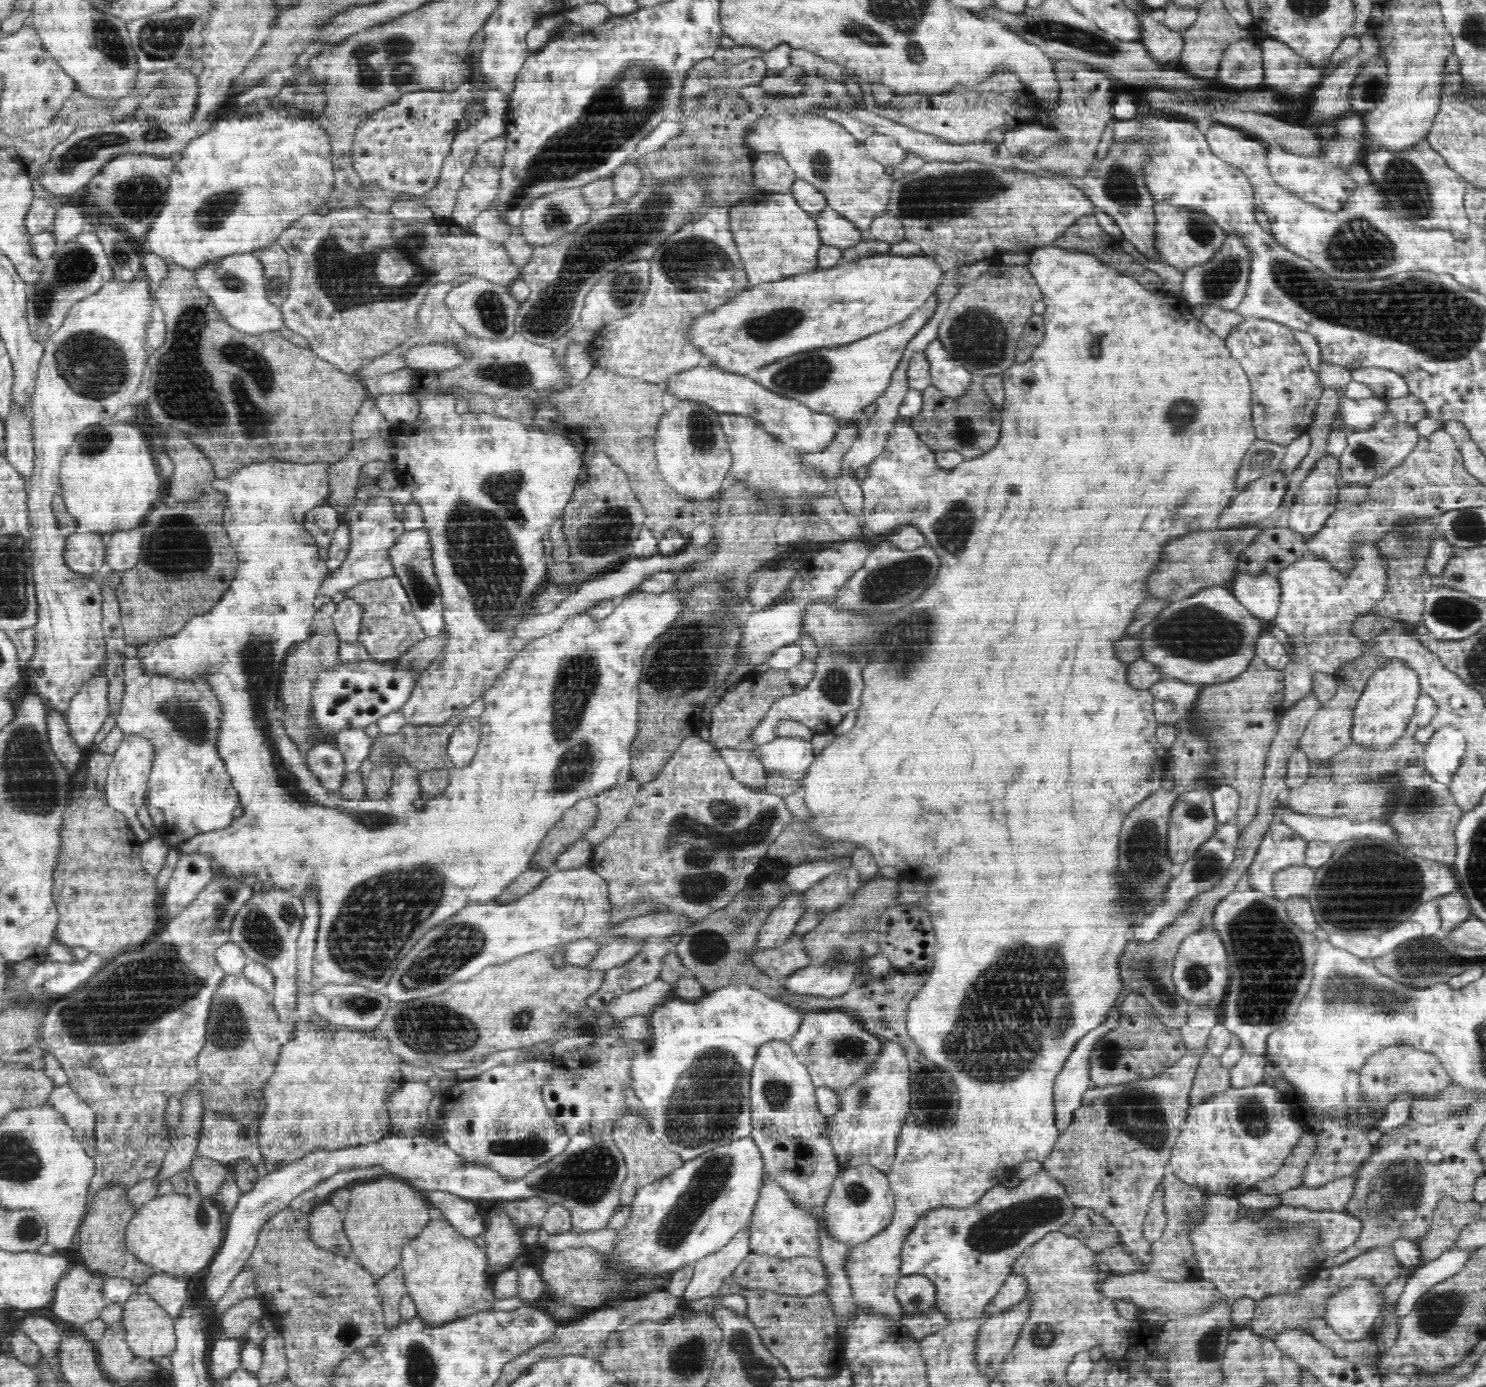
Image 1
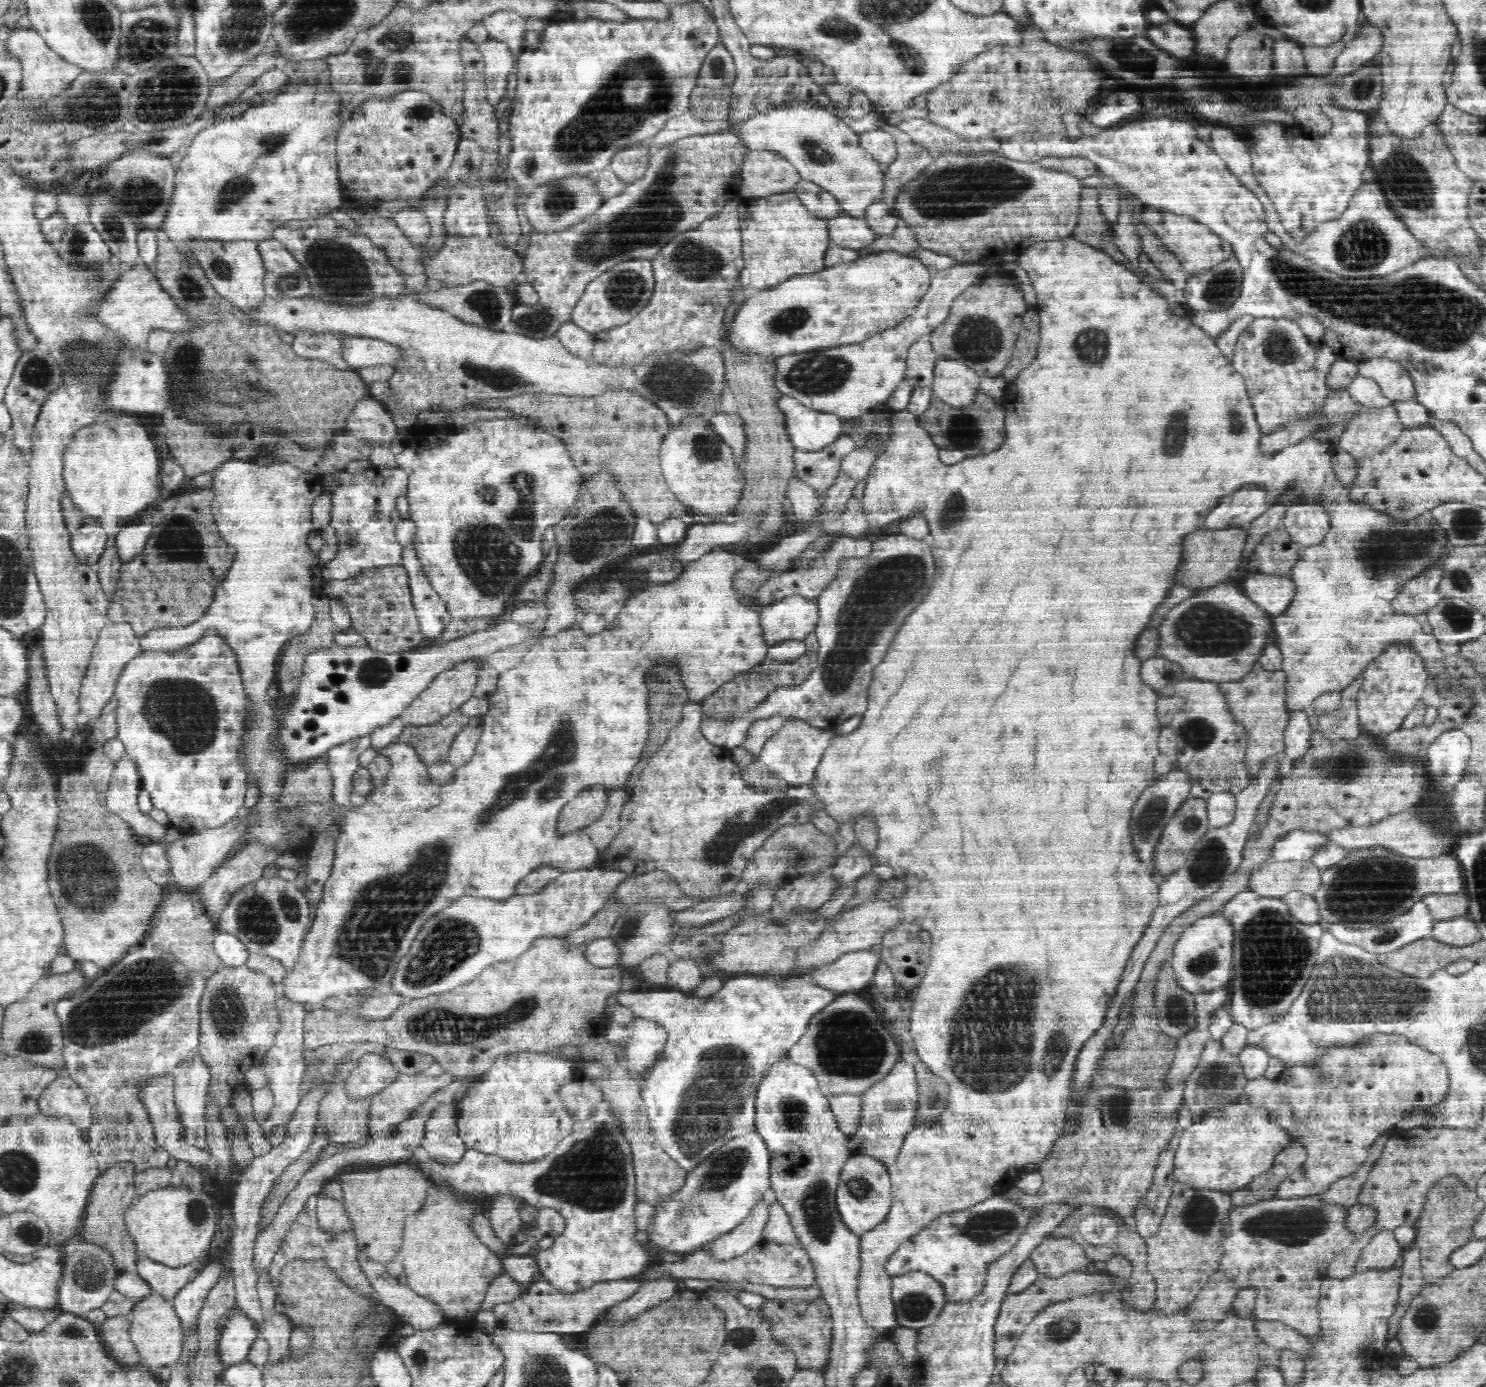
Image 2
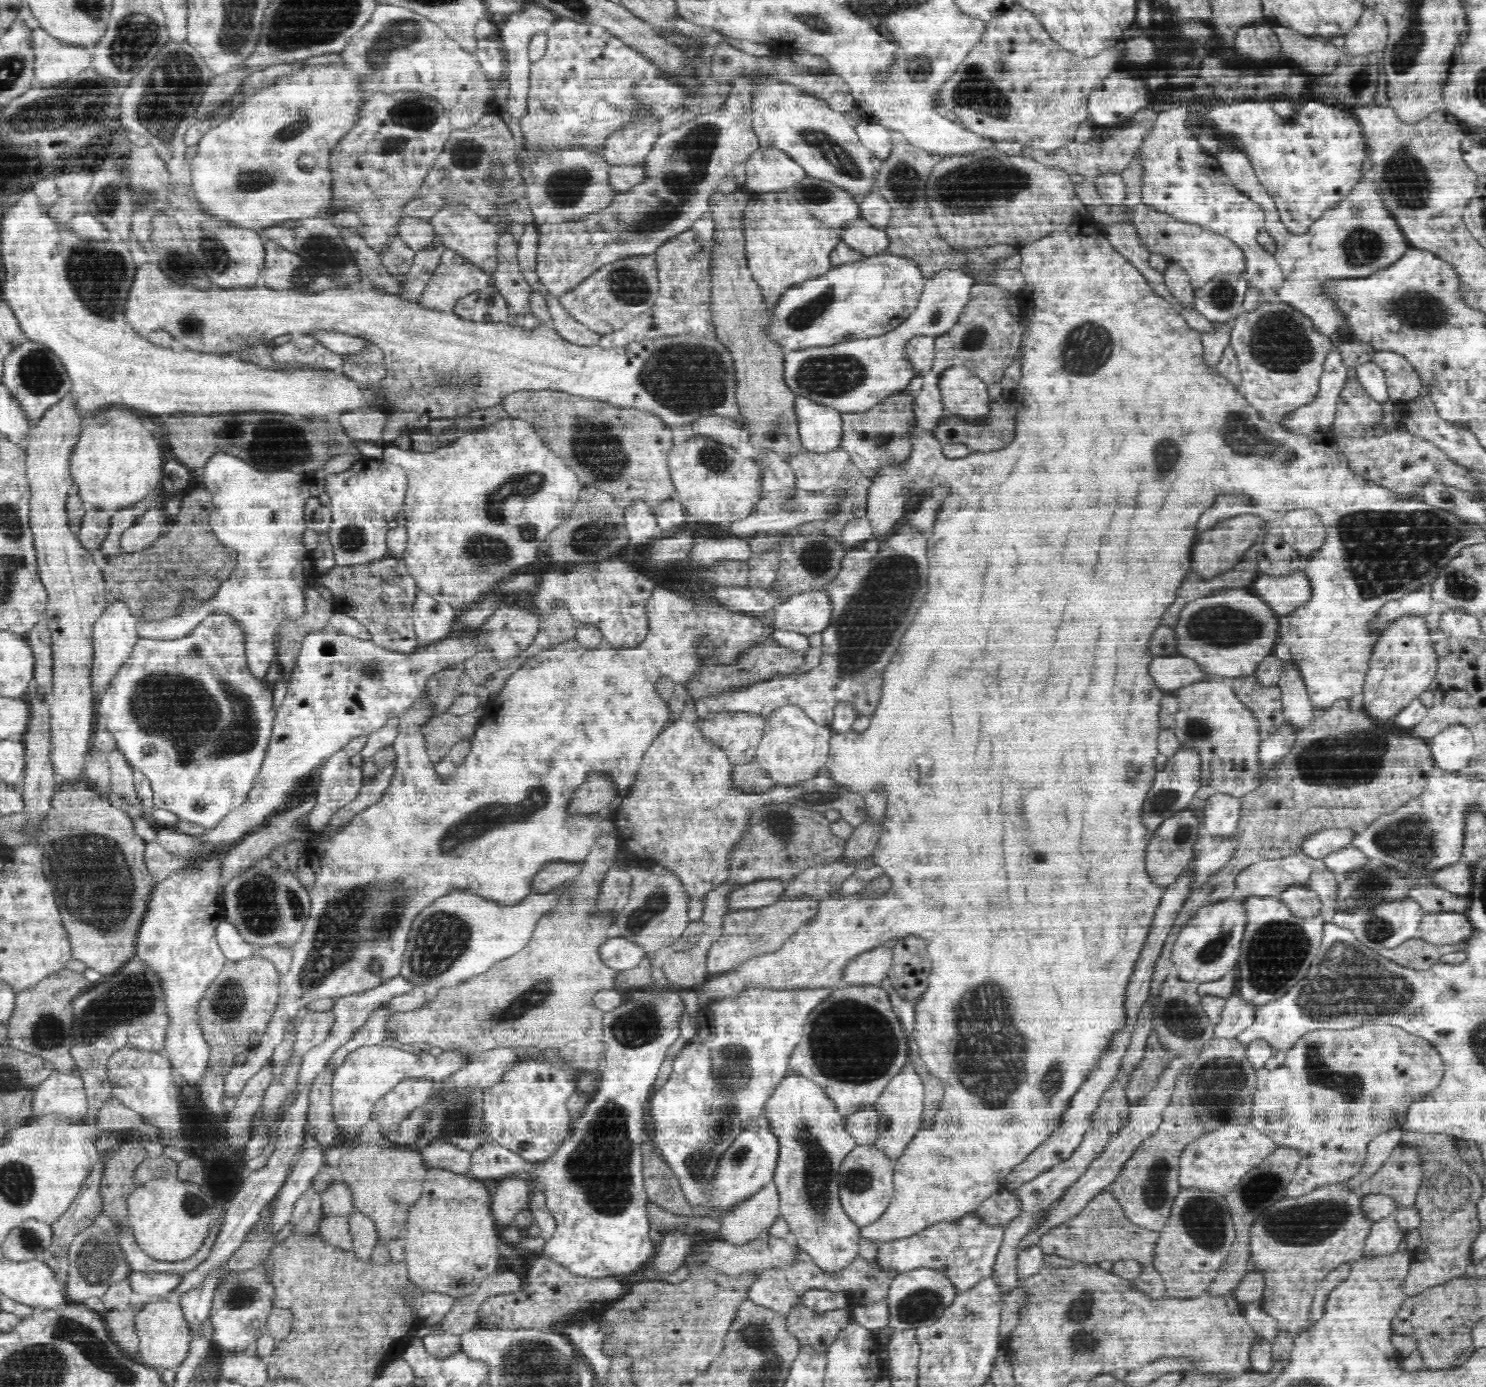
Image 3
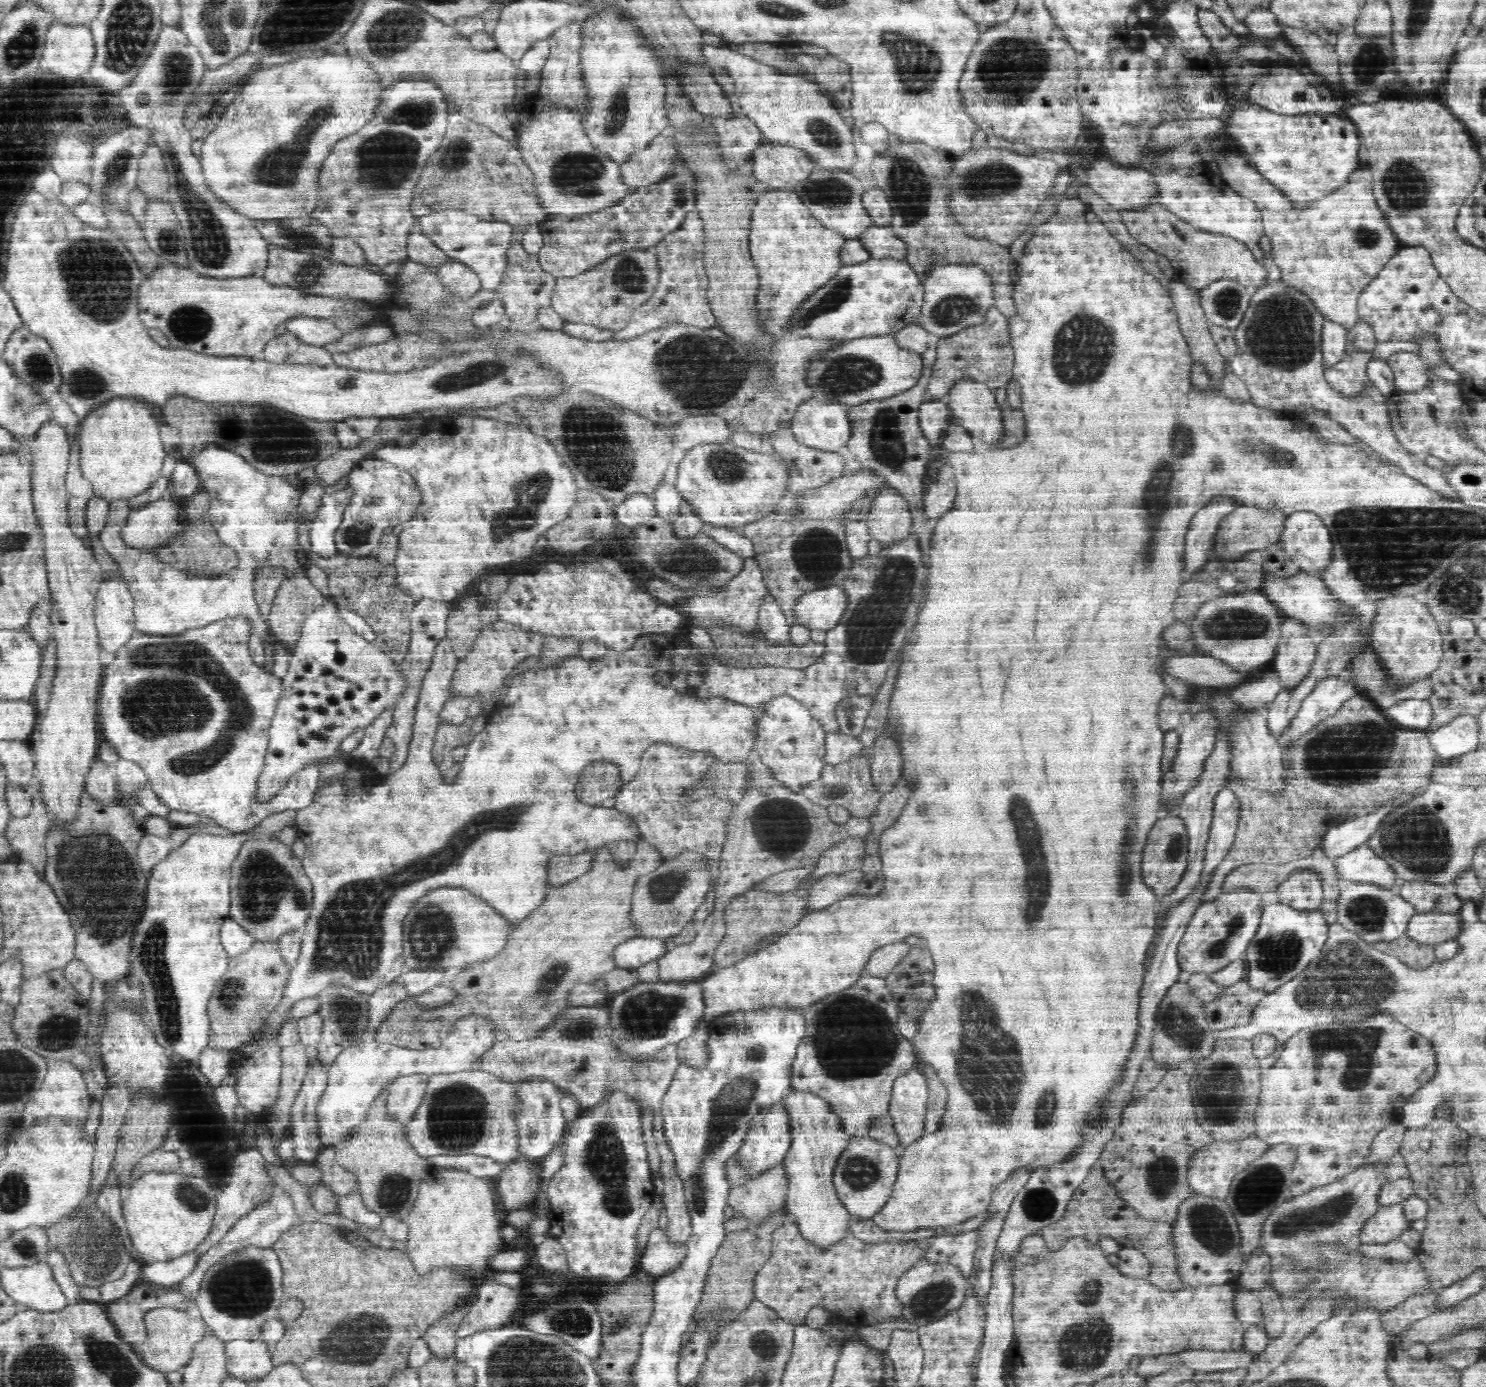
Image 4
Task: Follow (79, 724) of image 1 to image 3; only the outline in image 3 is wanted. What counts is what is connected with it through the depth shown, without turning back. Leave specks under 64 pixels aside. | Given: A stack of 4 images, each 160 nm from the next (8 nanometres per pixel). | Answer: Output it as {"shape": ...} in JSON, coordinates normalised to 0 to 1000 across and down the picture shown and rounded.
{"shape":[[[80,431],[79,433],[75,433],[75,434],[70,437],[70,440],[67,443],[68,444],[63,448],[63,451],[64,472],[62,491],[63,491],[65,503],[72,496],[72,494],[75,491],[75,488],[78,487],[78,483],[87,474],[90,464],[94,461],[92,443],[83,433],[81,433]]]}

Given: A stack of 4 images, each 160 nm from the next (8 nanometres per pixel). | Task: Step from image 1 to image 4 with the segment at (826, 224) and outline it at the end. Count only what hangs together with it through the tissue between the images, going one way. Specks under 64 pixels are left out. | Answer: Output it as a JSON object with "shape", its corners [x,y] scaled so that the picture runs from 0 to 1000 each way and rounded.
{"shape":[[[600,162],[585,164],[578,172],[585,181],[587,185],[590,187],[602,187],[610,188],[612,184],[612,177],[607,172],[602,169]]]}

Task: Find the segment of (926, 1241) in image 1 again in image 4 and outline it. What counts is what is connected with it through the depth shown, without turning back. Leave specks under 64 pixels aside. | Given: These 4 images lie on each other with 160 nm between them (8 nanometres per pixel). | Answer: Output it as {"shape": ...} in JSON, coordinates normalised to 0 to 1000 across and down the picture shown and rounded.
{"shape":[[[657,888],[646,890],[633,890],[625,894],[626,898],[622,908],[637,910],[647,915],[651,921],[654,916],[654,904],[657,900]]]}

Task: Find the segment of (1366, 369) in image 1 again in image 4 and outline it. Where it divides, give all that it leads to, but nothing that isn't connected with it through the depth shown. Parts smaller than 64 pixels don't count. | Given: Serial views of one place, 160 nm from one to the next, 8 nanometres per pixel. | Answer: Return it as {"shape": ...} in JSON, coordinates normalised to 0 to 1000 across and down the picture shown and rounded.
{"shape":[[[954,238],[949,246],[954,248],[954,254],[941,254],[932,260],[937,267],[940,280],[948,283],[958,280],[963,274],[962,267],[975,262],[966,240]]]}

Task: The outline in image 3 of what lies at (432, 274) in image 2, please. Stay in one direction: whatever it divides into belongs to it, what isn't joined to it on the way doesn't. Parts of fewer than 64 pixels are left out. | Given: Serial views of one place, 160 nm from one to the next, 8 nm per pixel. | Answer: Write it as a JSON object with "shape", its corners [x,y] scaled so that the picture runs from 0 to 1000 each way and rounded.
{"shape":[[[299,179],[282,219],[287,224],[304,226],[311,216],[328,207],[329,203],[320,191]]]}

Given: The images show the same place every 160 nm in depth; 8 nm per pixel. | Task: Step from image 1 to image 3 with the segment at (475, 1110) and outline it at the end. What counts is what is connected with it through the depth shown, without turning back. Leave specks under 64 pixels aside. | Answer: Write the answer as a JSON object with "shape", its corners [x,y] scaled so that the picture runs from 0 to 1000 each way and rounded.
{"shape":[[[355,765],[342,772],[338,779],[326,786],[326,801],[328,807],[328,821],[349,832],[354,839],[363,839],[370,836],[384,816],[386,807],[382,800],[382,794],[388,787],[386,775],[382,771],[370,769],[366,765]]]}

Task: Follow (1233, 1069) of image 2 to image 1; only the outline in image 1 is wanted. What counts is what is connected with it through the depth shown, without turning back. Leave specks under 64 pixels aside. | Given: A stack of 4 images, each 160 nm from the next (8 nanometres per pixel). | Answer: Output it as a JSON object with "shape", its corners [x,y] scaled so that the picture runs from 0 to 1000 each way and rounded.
{"shape":[[[812,757],[807,762],[806,770],[801,783],[800,798],[805,799],[829,784],[828,771],[822,766],[821,762]]]}

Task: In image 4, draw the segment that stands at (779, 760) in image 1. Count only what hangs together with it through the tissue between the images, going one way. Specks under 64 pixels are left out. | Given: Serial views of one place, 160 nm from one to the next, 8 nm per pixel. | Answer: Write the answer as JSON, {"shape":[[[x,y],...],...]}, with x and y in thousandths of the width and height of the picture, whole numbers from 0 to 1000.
{"shape":[[[530,500],[519,503],[515,510],[515,513],[511,519],[511,528],[508,536],[511,549],[517,554],[518,557],[524,565],[528,565],[536,572],[540,572],[543,567],[546,567],[548,562],[553,561],[553,556],[557,551],[555,549],[555,526],[538,505]]]}

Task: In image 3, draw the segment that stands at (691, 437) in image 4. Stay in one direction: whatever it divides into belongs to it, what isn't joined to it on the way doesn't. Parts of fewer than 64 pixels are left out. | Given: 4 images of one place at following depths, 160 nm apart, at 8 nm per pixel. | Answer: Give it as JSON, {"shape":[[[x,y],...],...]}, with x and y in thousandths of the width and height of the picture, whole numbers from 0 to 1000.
{"shape":[[[472,300],[466,305],[466,315],[476,315],[495,324],[498,321],[498,309],[494,303],[485,300]]]}

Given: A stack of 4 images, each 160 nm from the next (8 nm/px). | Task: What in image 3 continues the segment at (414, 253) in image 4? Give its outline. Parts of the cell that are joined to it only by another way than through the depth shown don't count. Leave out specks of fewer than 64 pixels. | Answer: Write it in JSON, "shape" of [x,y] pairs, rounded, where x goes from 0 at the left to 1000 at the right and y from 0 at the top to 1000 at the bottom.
{"shape":[[[272,156],[269,158],[268,170],[269,170],[273,175],[273,177],[279,182],[290,181],[294,178],[291,162],[289,162],[287,158]]]}

